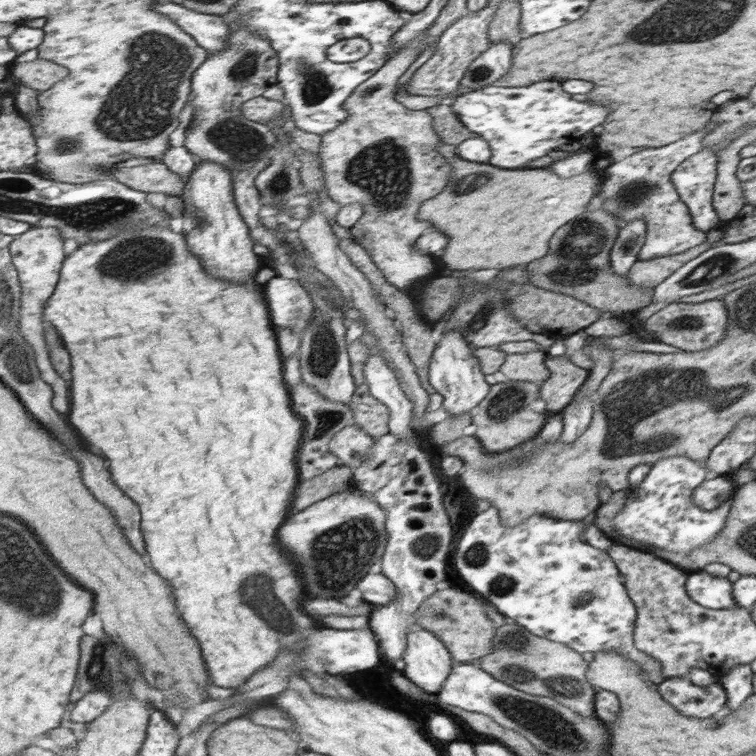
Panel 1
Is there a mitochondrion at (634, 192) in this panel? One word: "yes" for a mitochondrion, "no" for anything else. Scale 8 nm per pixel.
yes

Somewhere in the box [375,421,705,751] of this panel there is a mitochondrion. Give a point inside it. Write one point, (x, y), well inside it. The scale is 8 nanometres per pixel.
(518, 674)

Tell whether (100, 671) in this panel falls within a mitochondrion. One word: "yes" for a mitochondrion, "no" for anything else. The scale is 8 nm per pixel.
yes

